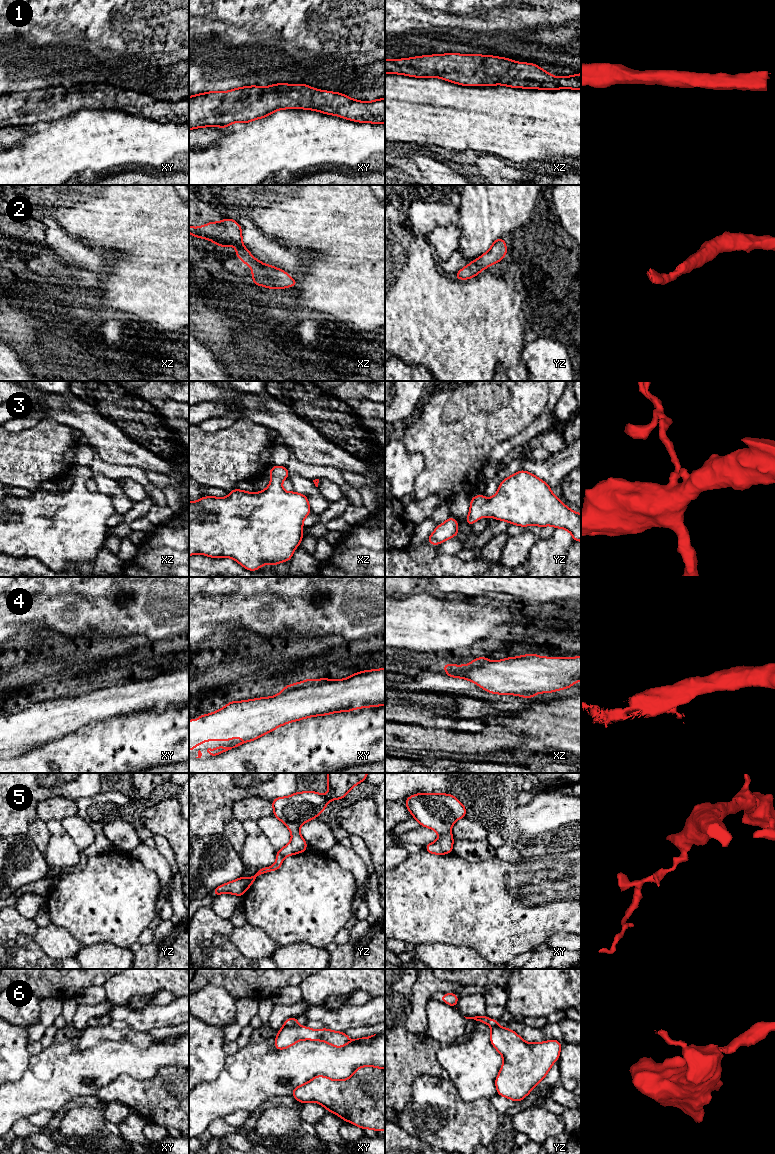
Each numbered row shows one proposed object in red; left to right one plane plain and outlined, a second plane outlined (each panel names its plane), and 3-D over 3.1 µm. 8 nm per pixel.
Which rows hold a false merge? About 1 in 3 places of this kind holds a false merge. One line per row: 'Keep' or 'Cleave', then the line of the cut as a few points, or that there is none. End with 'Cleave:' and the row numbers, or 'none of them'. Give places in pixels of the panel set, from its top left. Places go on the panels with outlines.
1: Keep. No split
2: Keep. No split
3: Keep. No split
4: Keep. No split
5: Keep. No split
6: Cleave. Split along xy (284, 1025), (296, 1026)
Cleave: 6

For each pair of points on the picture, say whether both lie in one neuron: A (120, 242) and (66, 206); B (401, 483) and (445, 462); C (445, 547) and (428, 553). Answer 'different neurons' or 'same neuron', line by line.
A: same neuron
B: different neurons
C: different neurons

